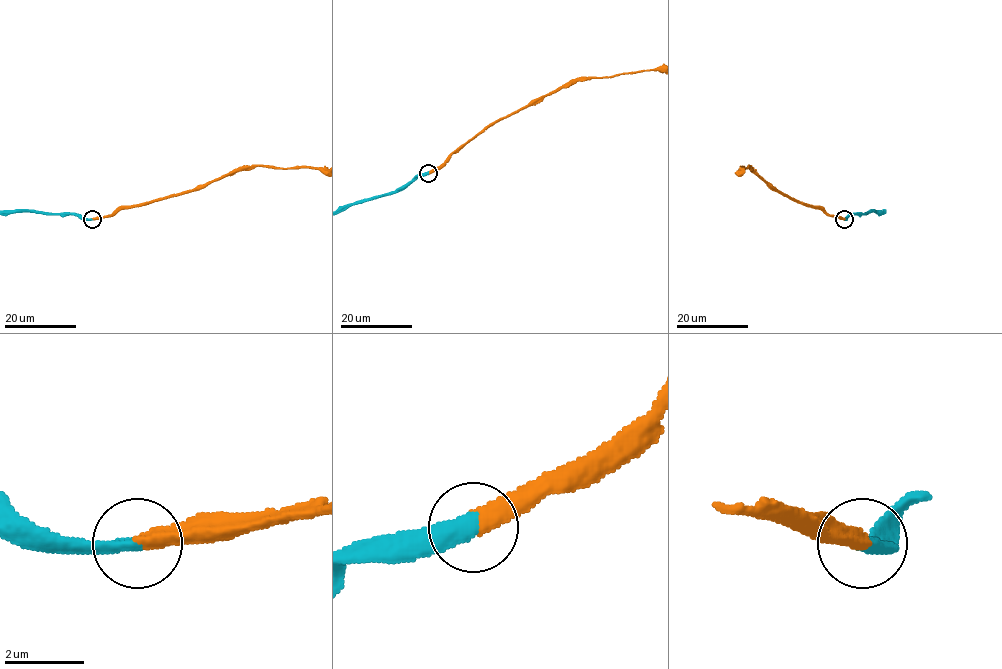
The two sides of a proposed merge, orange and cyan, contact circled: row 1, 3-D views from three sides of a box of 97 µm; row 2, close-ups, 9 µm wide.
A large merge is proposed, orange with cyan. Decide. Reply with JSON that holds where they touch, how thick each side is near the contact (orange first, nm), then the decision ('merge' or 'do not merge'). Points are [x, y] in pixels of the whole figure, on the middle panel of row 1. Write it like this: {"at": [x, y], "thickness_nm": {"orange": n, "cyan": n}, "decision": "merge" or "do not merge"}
{"at": [428, 173], "thickness_nm": {"orange": 440, "cyan": 420}, "decision": "merge"}

